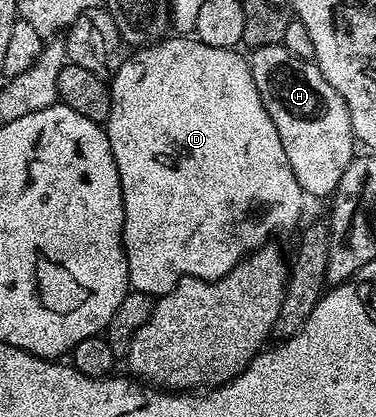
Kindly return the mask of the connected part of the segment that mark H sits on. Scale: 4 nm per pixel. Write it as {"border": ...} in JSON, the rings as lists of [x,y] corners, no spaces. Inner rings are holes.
{"border":[[[281,43],[253,49],[248,59],[252,70],[252,82],[256,82],[256,90],[276,126],[276,134],[280,134],[284,154],[288,154],[292,174],[296,174],[296,182],[307,197],[333,197],[340,186],[340,178],[344,178],[344,170],[348,170],[351,160],[356,155],[354,127],[344,98],[340,98],[338,91],[326,81],[324,74],[313,60],[296,58],[296,54],[292,54]]]}

